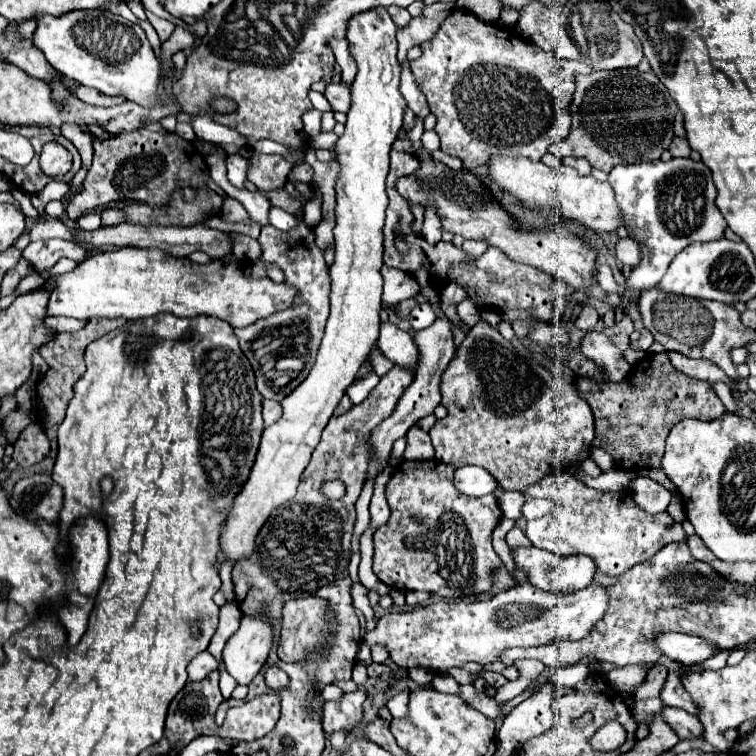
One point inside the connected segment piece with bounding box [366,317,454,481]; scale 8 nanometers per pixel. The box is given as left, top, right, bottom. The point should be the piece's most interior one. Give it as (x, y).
(435, 344)

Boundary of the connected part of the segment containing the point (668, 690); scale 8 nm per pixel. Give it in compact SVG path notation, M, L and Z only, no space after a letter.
M660 659L660 665L664 665L668 669L668 681L660 693L660 699L664 705L668 707L680 707L688 713L698 715L698 705L694 703L694 699L684 691L684 685L680 683L682 677L682 665L676 663L674 659Z

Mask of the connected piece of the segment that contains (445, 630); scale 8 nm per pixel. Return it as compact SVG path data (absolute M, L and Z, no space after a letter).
M520 583L488 599L478 601L440 601L426 607L416 607L408 613L386 613L378 619L374 631L364 635L366 645L382 643L392 661L400 667L424 665L434 673L444 673L450 667L462 667L468 661L488 665L508 647L536 647L554 641L578 641L604 617L608 609L608 593L600 583L590 583L576 593L560 595Z

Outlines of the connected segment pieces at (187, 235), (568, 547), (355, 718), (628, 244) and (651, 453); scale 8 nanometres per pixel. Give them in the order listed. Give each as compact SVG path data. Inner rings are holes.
M122 223L122 225L116 225L116 227L100 227L96 231L74 229L72 233L74 233L76 239L88 241L92 245L114 243L114 245L134 245L134 247L140 247L140 249L158 247L158 249L166 251L168 255L176 255L176 257L188 257L194 251L204 251L212 259L222 259L224 255L232 253L232 237L228 233L210 229L204 223L198 223L198 225L192 225L192 227L142 227L142 225L134 225L134 223Z
M566 471L546 475L540 483L522 491L526 497L552 499L554 507L548 515L526 523L526 537L534 547L554 555L588 555L594 559L600 573L622 575L630 567L650 559L668 543L686 543L688 537L682 525L666 511L652 515L642 511L630 491L596 491L574 479Z
M364 689L344 693L338 701L326 701L324 711L322 711L322 725L324 725L326 737L330 737L332 731L360 725L364 701L366 701Z
M626 237L626 239L620 239L618 245L616 245L616 257L628 265L628 267L636 267L636 263L640 263L640 247L634 239Z
M668 353L648 355L622 383L598 385L586 377L578 377L576 385L582 397L588 399L596 417L596 437L592 445L610 453L614 467L622 471L642 473L660 467L664 443L672 425L690 417L712 421L724 415L724 405L712 385L674 369Z

